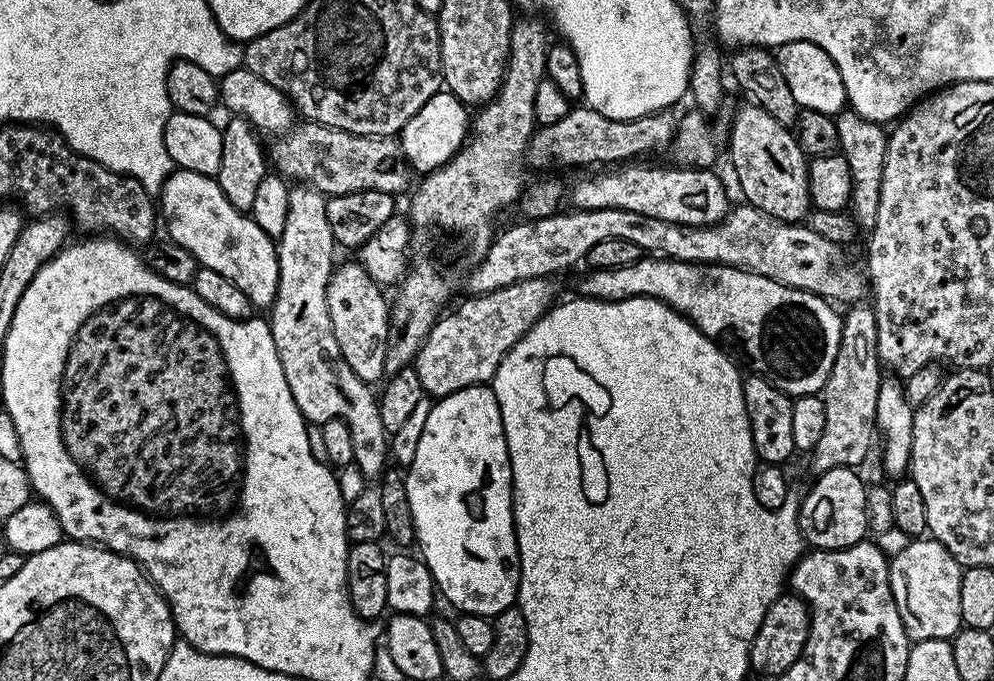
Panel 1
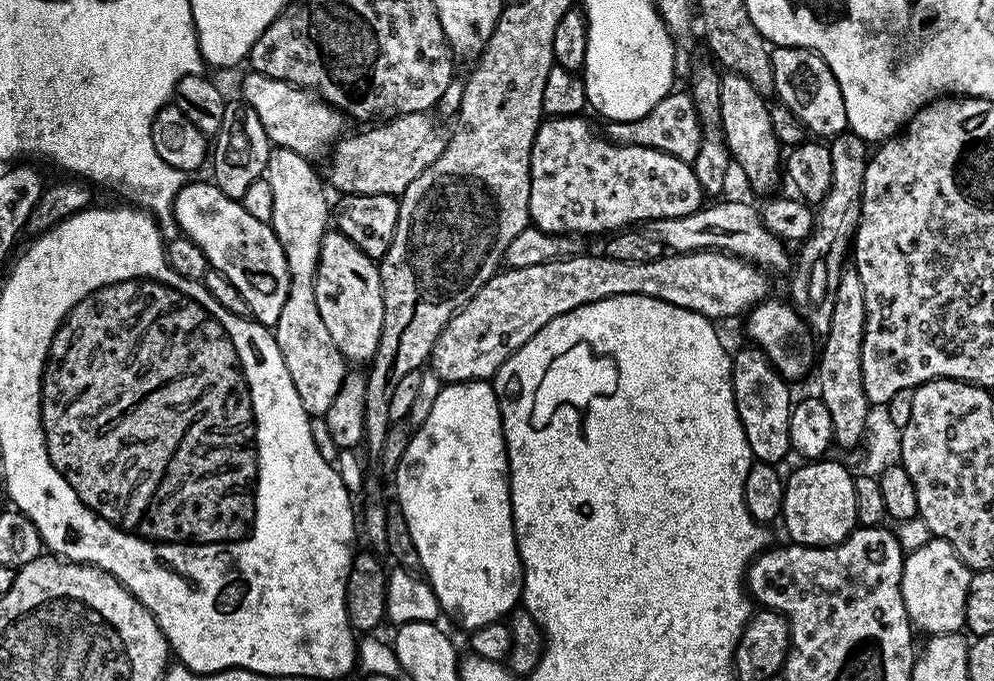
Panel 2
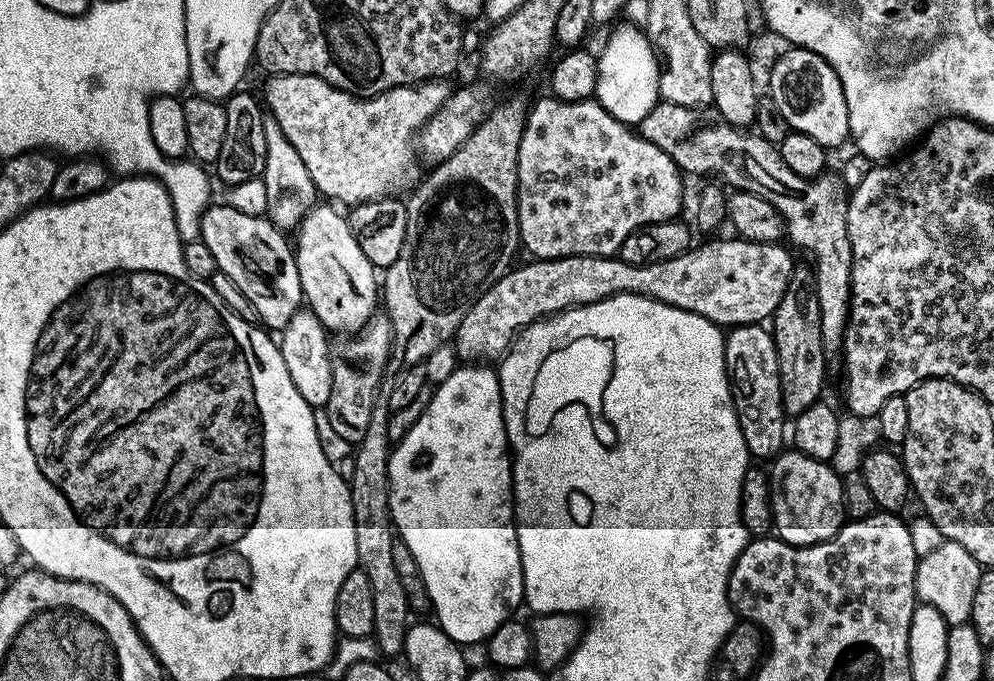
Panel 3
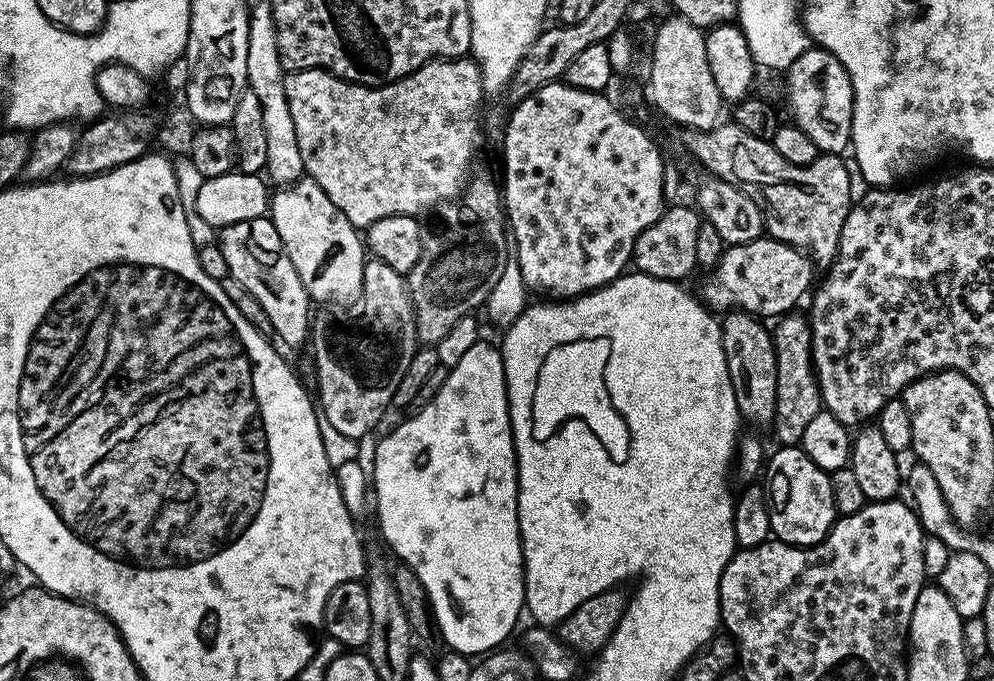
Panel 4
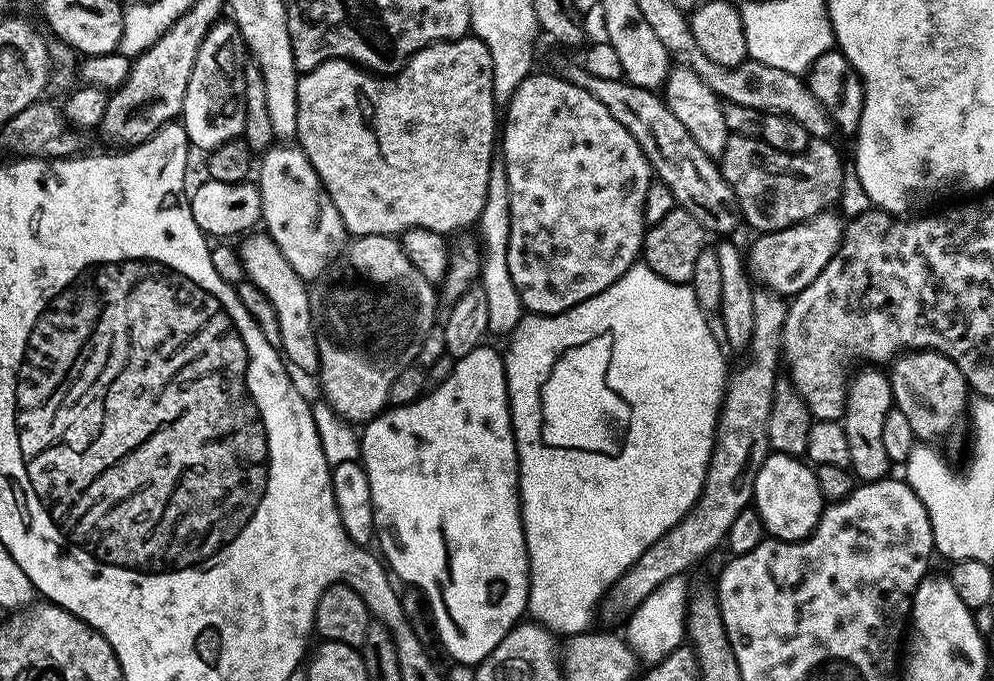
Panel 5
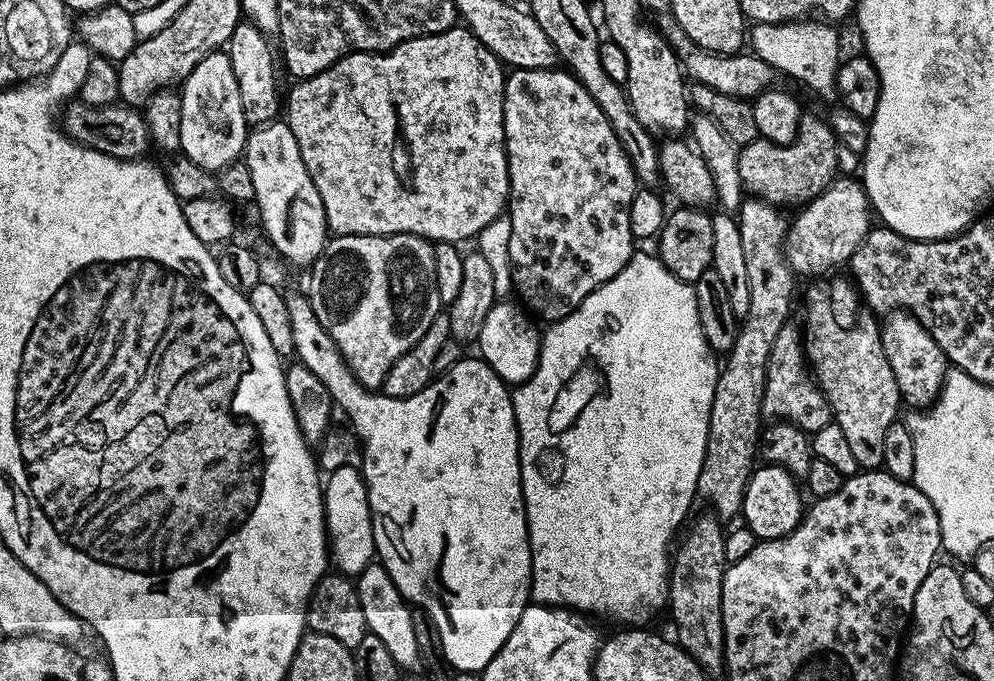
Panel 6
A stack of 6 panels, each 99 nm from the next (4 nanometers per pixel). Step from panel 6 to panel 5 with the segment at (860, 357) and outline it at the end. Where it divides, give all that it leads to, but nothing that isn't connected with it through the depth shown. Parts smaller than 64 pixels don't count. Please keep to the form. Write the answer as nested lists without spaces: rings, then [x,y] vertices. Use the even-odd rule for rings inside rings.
[[[868,366],[860,371],[851,377],[848,385],[848,400],[844,404],[842,421],[850,445],[850,467],[857,481],[883,480],[889,475],[888,468],[893,467],[892,459],[886,454],[886,445],[882,442],[886,414],[894,407],[892,381],[885,373],[883,376],[880,373],[883,371],[876,366]]]

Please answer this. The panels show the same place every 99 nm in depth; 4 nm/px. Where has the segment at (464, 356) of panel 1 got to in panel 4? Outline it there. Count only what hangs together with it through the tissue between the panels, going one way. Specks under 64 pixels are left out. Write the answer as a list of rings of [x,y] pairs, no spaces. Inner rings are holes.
[[[761,238],[745,244],[733,244],[725,247],[720,261],[705,275],[708,277],[699,295],[712,310],[724,308],[750,312],[757,318],[779,318],[793,311],[804,295],[809,295],[813,287],[812,267],[813,261],[801,249],[783,244],[780,240]]]

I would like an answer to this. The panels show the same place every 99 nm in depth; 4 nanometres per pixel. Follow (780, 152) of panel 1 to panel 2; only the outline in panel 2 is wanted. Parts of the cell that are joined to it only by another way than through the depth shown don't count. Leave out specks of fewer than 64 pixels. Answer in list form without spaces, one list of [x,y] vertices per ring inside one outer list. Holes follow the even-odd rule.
[[[733,72],[721,75],[718,91],[722,110],[722,130],[724,139],[728,141],[731,159],[735,163],[736,160],[740,163],[740,168],[754,191],[771,193],[771,188],[782,180],[782,145],[774,138],[768,113],[769,105],[765,97],[760,96],[758,90],[754,90],[754,86],[746,82],[746,78]]]

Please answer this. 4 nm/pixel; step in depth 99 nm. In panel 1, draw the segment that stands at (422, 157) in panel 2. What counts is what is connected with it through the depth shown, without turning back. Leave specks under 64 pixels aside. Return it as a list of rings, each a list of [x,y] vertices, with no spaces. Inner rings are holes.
[[[300,122],[273,140],[276,141],[273,142],[272,148],[270,144],[270,160],[275,171],[285,178],[293,176],[296,182],[315,188],[317,192],[324,193],[325,197],[354,194],[362,190],[399,194],[408,184],[410,169],[405,161],[404,152],[400,148],[399,139],[391,136],[355,136],[330,126]]]

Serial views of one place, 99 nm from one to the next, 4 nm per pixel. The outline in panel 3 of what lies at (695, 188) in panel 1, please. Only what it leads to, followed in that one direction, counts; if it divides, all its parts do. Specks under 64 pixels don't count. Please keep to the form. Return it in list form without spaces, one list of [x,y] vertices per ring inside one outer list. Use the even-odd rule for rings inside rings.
[[[551,94],[545,95],[545,100],[540,100],[536,105],[527,109],[524,117],[524,129],[522,130],[522,146],[518,146],[518,182],[516,183],[516,209],[518,210],[518,226],[520,227],[520,243],[523,251],[528,251],[529,257],[538,260],[553,260],[554,258],[562,258],[563,256],[615,256],[620,251],[622,242],[626,242],[626,238],[635,228],[641,228],[643,224],[653,224],[654,222],[662,222],[663,220],[670,220],[681,215],[680,207],[684,204],[684,184],[682,173],[676,164],[666,155],[662,150],[658,150],[658,146],[654,146],[654,142],[646,142],[646,138],[642,138],[629,125],[624,124],[618,118],[614,118],[607,112],[604,107],[597,102],[596,99],[582,100],[582,101],[562,101],[557,100]]]

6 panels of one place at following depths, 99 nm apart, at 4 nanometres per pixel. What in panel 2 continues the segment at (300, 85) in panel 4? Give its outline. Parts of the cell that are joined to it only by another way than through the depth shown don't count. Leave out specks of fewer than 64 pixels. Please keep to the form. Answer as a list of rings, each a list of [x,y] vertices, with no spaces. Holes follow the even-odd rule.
[[[249,71],[247,75],[240,84],[239,95],[245,104],[251,106],[254,114],[262,118],[262,126],[275,147],[294,150],[294,154],[299,156],[315,158],[324,151],[325,155],[341,139],[346,120],[332,105],[278,78],[254,71]]]

